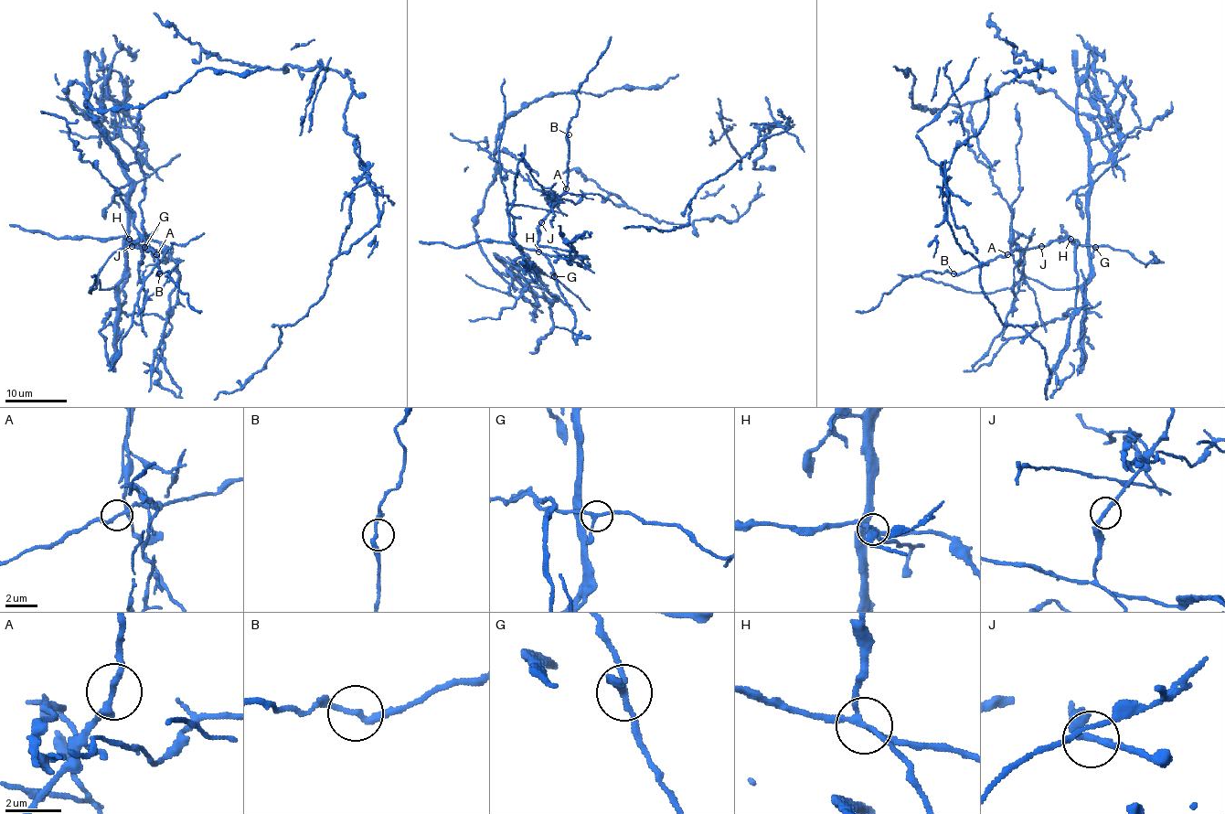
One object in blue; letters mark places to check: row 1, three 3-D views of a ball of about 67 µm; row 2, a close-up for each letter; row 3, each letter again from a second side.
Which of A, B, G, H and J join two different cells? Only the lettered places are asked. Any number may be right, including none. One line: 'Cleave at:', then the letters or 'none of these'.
Cleave at: G, H

